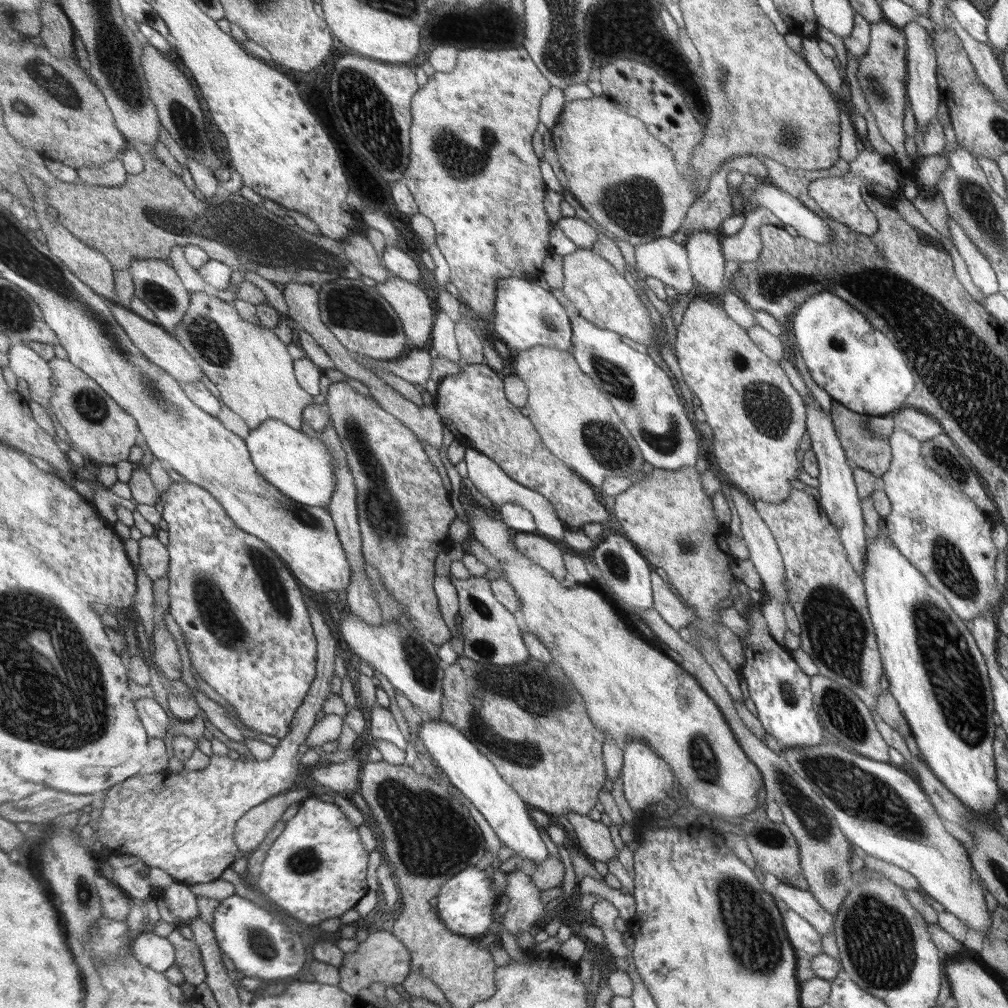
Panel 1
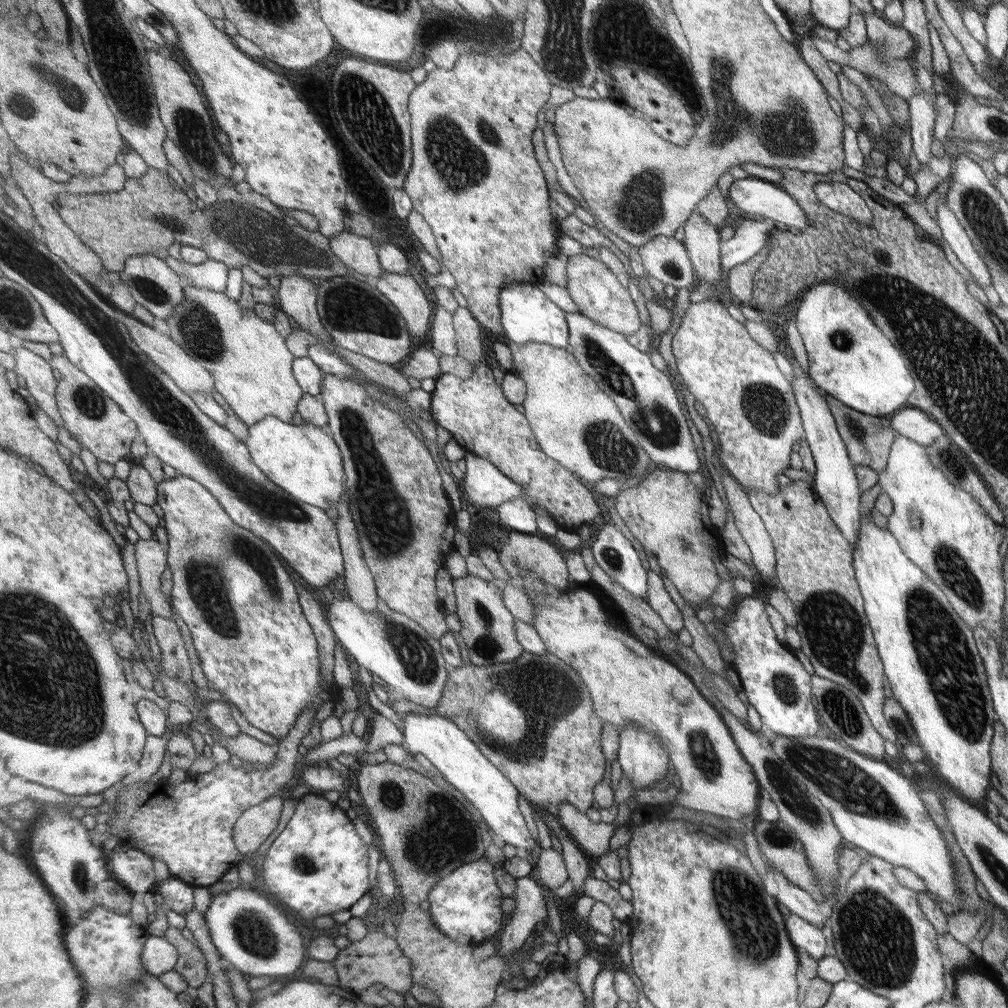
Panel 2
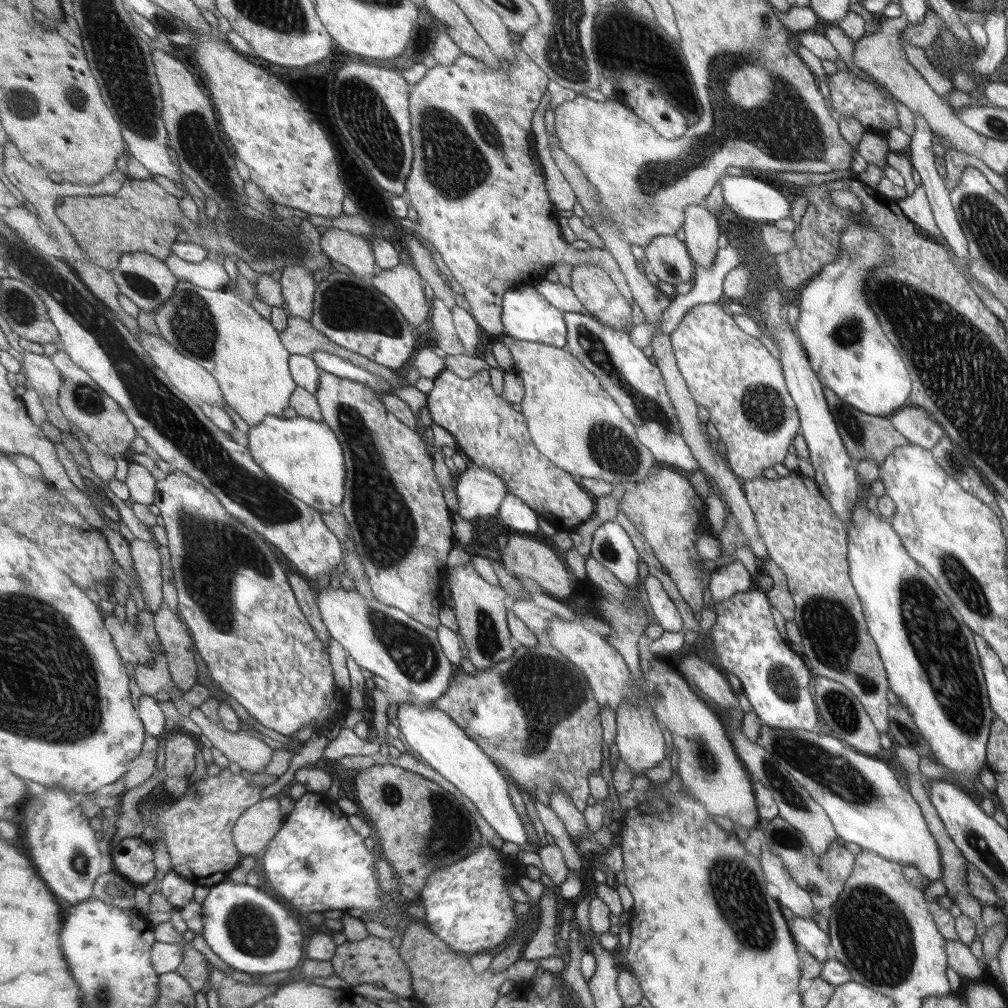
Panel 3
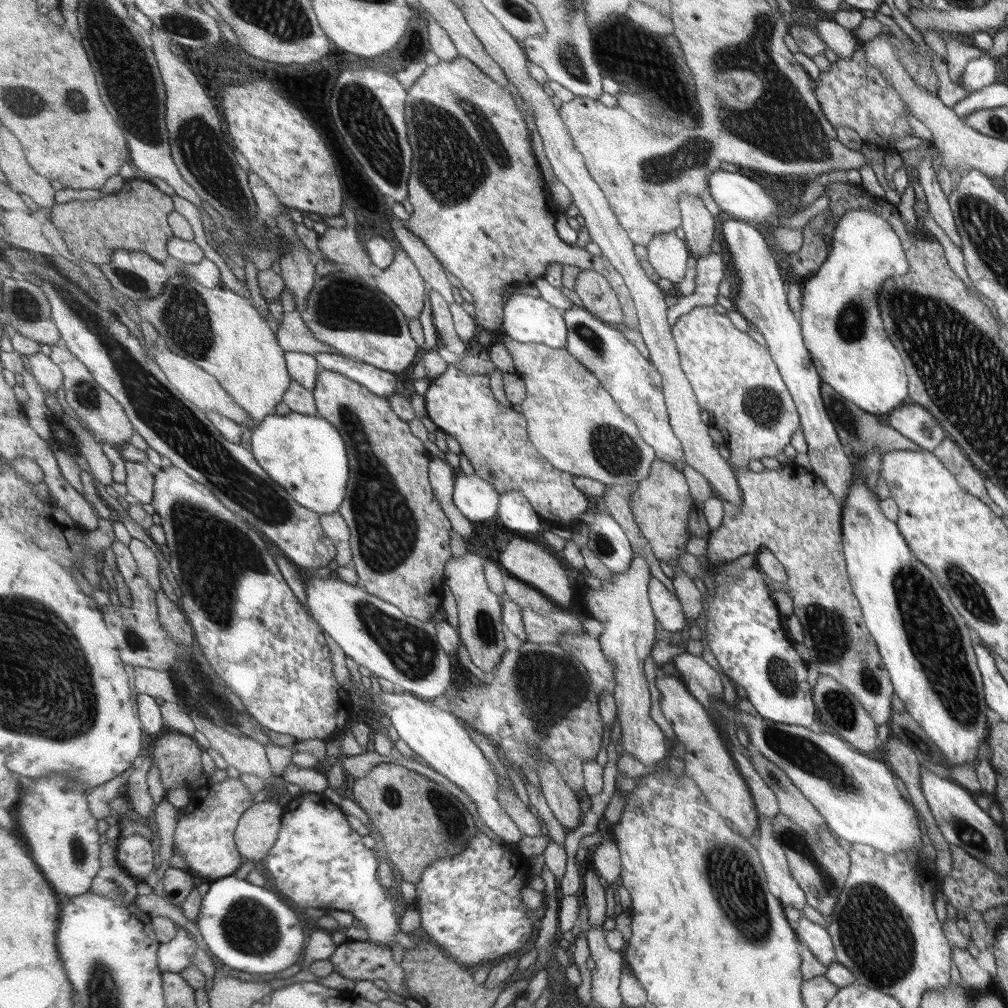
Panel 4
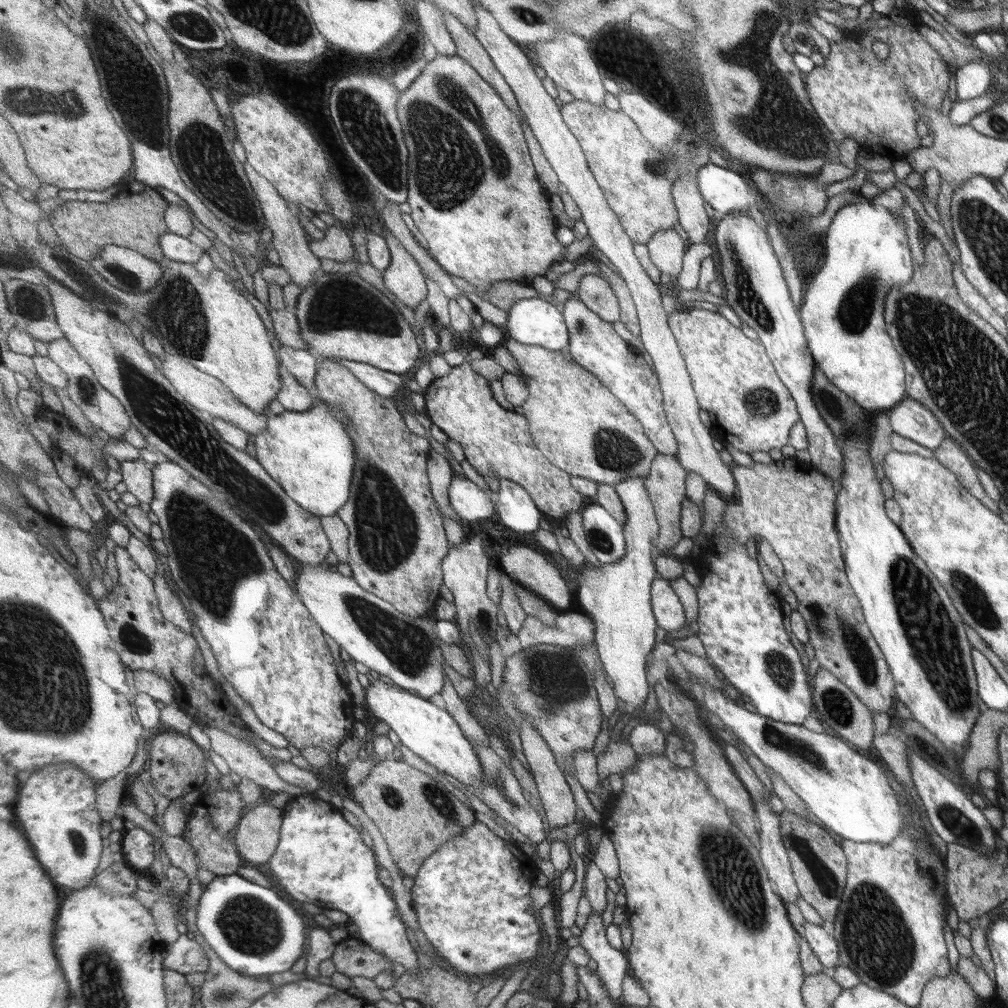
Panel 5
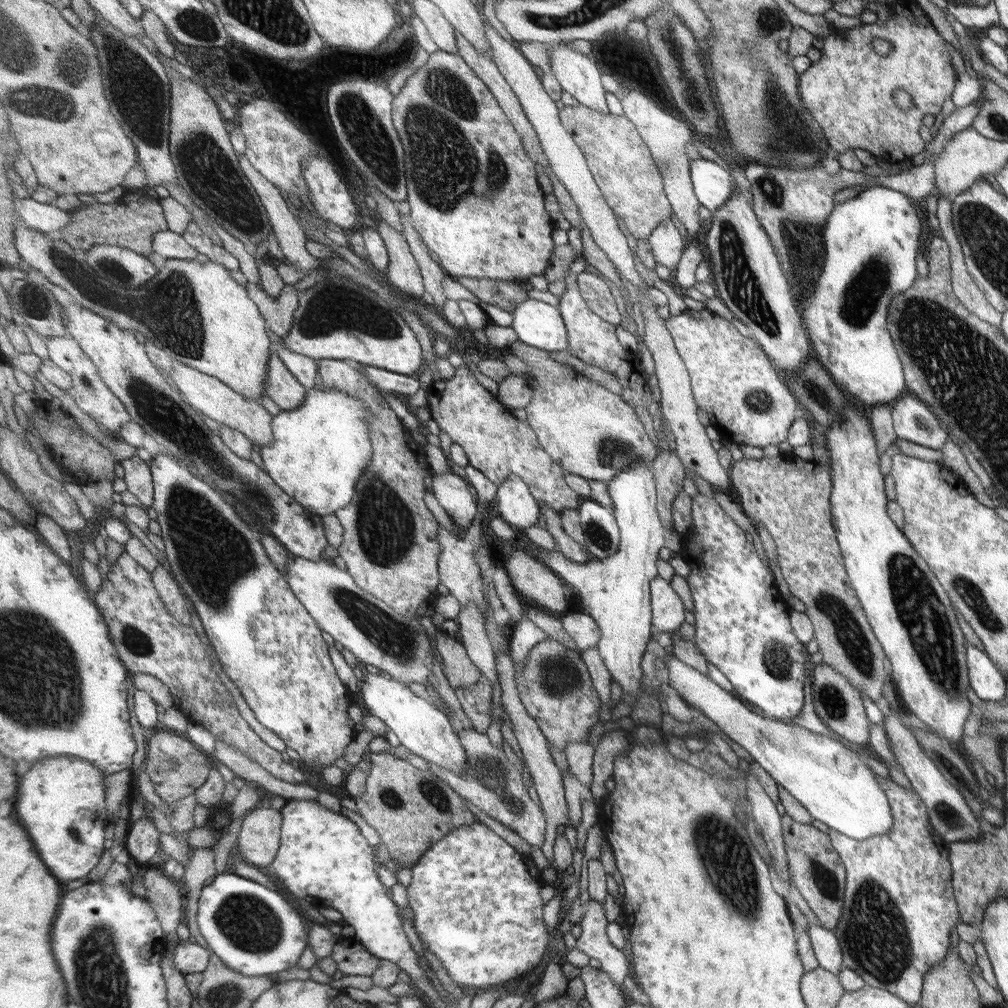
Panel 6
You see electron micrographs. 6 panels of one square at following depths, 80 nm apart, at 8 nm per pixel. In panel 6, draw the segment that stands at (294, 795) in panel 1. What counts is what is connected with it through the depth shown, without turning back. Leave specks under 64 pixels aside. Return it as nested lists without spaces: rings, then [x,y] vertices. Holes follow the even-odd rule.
[[[257,808],[243,820],[235,852],[245,862],[271,868],[282,843],[281,810]]]

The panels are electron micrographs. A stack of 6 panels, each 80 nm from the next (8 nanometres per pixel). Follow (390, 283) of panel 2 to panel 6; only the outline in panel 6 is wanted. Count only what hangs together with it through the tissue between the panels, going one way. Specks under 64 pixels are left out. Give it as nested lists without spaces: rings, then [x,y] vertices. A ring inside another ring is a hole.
[[[379,217],[378,232],[387,245],[390,254],[390,265],[384,274],[389,282],[410,297],[421,298],[425,294],[426,285],[420,271],[419,263],[414,257],[410,244],[403,233],[397,232],[385,219]]]

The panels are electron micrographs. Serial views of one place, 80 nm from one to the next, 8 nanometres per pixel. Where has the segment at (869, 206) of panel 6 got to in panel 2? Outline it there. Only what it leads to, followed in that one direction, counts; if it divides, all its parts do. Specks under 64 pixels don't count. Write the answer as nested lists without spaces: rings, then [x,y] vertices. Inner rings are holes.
[[[831,281],[812,284],[800,297],[794,317],[806,350],[809,376],[827,396],[835,397],[847,405],[847,408],[855,409],[864,415],[882,418],[887,418],[887,414],[900,410],[907,402],[907,396],[913,390],[913,382],[905,364],[901,362],[901,354],[877,330],[869,314],[863,310],[863,304],[852,297],[841,284]]]

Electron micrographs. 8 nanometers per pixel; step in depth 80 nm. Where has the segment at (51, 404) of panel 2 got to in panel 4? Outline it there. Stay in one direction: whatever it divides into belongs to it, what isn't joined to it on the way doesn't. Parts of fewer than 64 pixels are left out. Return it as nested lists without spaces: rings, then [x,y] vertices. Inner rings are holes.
[[[41,352],[28,357],[28,362],[30,370],[40,388],[45,392],[45,396],[50,394],[55,397],[57,388],[61,388],[65,381],[62,368],[55,364],[55,361],[50,356]]]

